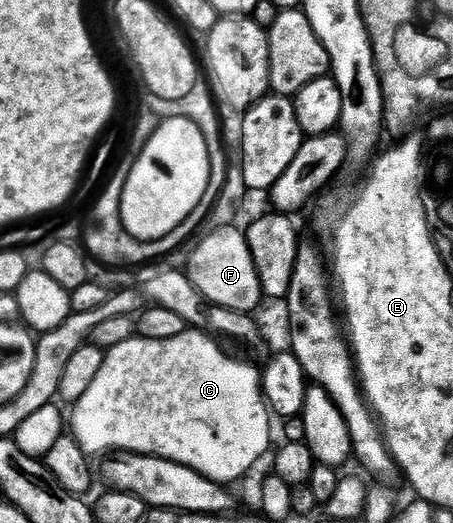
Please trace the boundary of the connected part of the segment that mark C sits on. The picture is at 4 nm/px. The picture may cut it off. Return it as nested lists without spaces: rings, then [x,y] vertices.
[[[186,331],[175,339],[147,339],[138,335],[108,350],[95,383],[72,406],[71,433],[90,455],[117,449],[122,454],[162,457],[199,471],[212,481],[230,483],[249,473],[269,449],[269,417],[262,374],[245,361],[228,357],[210,334]]]

